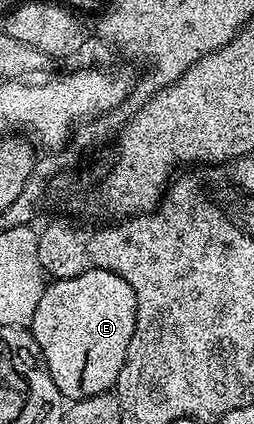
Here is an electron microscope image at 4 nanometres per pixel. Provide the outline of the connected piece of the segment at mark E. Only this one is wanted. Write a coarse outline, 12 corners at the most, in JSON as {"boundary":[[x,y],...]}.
{"boundary":[[122,277],[49,282],[31,333],[65,400],[109,394],[136,324]]}

